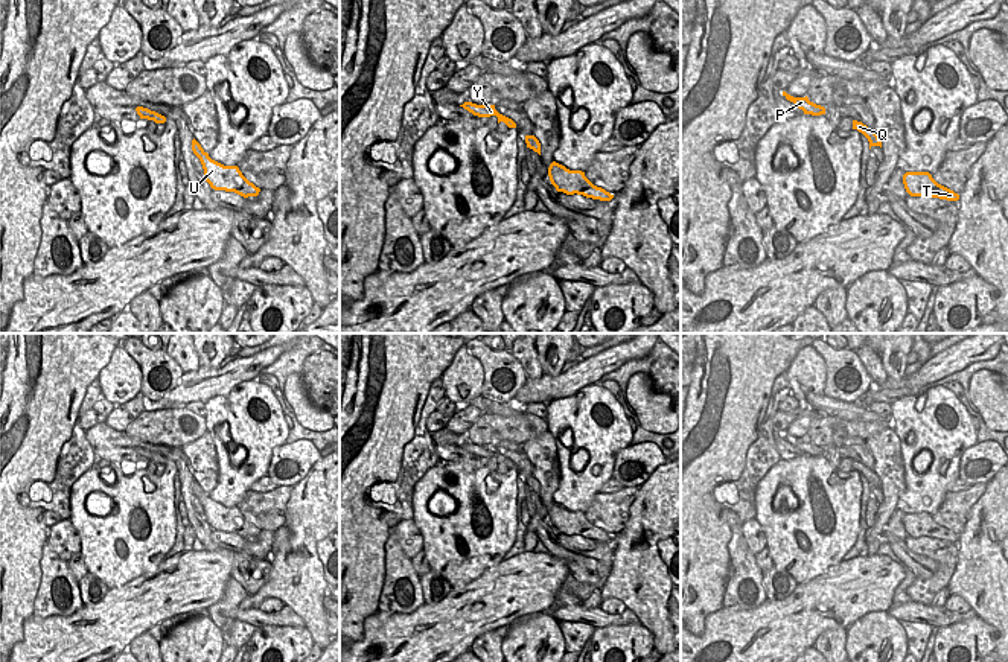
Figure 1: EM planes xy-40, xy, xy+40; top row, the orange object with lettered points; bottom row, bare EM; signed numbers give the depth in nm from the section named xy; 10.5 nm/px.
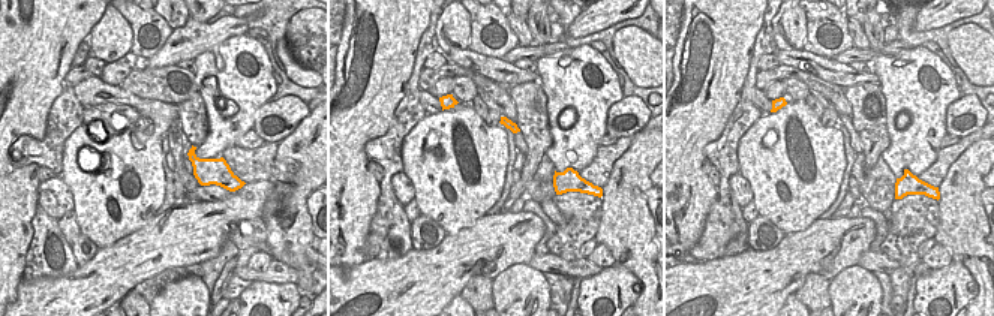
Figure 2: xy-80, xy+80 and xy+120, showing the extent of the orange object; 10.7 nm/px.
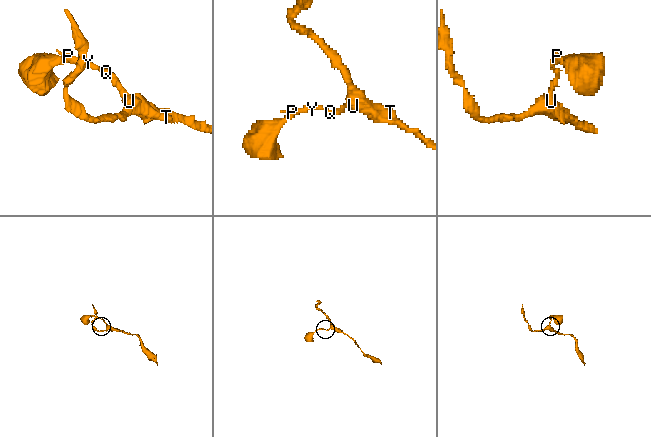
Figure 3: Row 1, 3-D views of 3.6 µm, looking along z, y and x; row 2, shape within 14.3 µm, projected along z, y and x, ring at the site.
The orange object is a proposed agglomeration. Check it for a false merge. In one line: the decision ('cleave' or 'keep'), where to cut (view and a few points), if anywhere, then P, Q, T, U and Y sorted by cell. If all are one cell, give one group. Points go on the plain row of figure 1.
keep; no cut; P Q T U Y

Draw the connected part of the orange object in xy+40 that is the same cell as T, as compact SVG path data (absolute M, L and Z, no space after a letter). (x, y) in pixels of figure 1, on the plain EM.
M906 513L903 525L911 537L932 537L947 542L958 542L959 536L938 525L929 513Z

